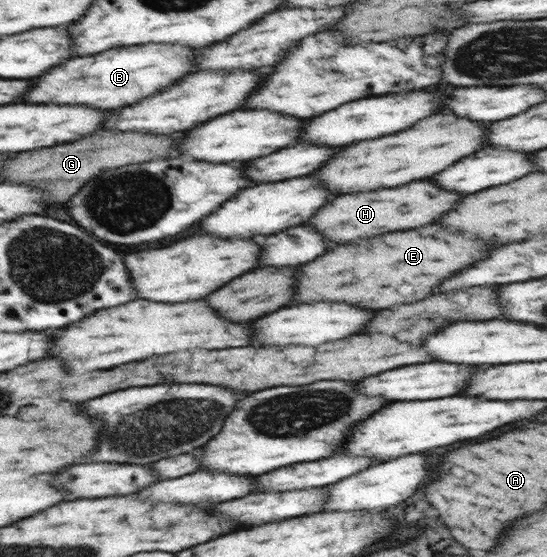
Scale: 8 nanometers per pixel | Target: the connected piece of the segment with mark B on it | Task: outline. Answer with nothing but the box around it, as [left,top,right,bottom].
[22,44,201,108]

